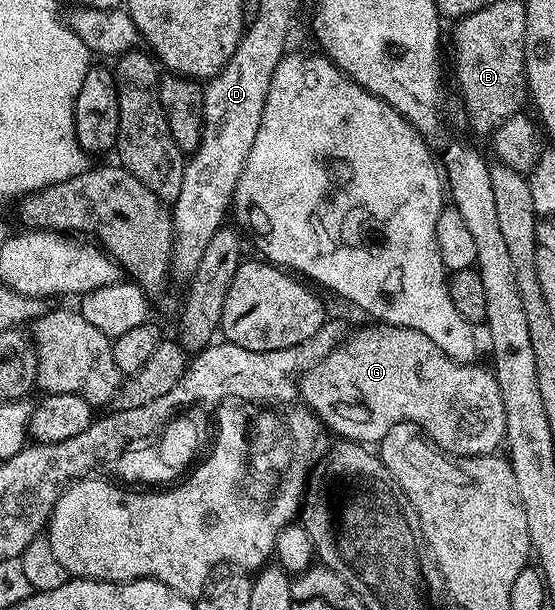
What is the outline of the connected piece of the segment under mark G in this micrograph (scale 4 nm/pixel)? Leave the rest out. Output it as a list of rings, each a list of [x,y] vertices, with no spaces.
[[[366,324],[363,330],[358,330],[346,343],[335,345],[326,357],[310,367],[300,378],[300,398],[313,413],[323,427],[331,426],[338,433],[339,439],[347,442],[361,442],[363,444],[381,443],[382,437],[388,432],[388,428],[396,428],[396,424],[401,422],[417,422],[419,430],[442,451],[443,454],[453,456],[455,459],[476,458],[479,454],[493,454],[505,443],[506,421],[504,420],[504,400],[500,400],[500,384],[496,384],[496,376],[493,369],[486,370],[479,364],[463,364],[444,356],[424,332],[416,332],[410,328],[400,328],[399,326],[388,326],[385,324]]]

